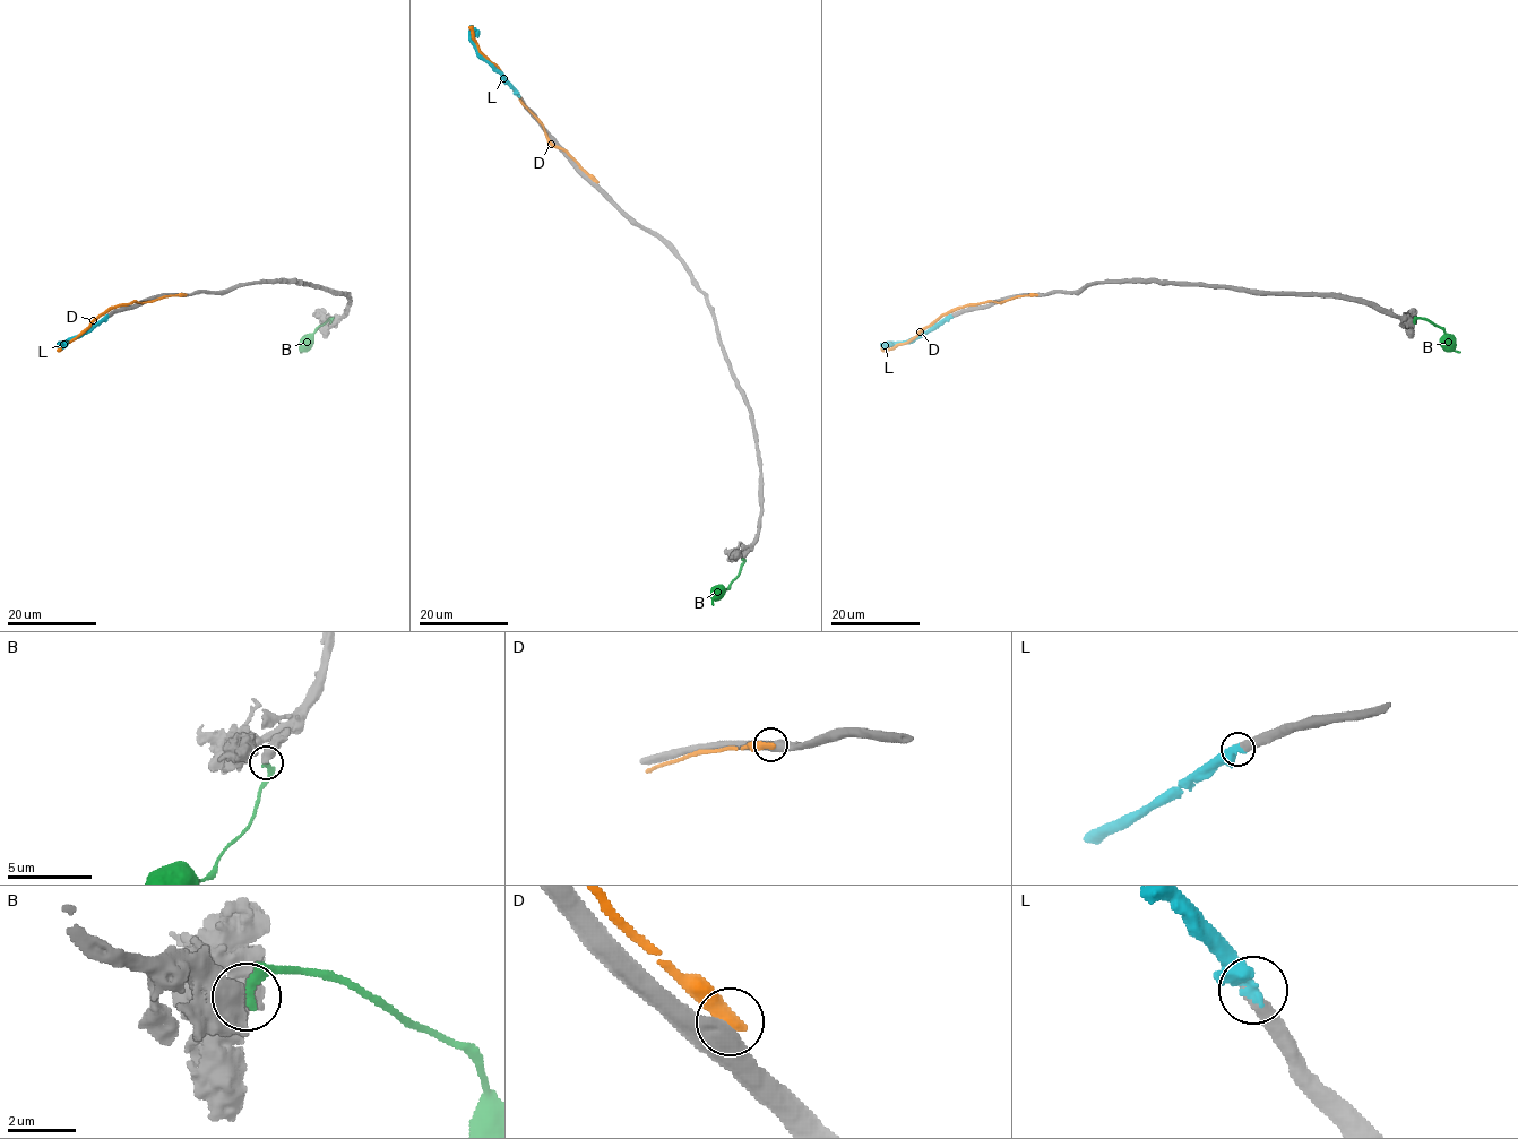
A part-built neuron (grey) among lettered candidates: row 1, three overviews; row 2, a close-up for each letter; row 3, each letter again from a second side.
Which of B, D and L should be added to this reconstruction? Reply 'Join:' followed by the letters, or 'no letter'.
Join: L

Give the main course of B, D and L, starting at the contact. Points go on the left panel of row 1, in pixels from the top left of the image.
B: (330, 321), (330, 318), (315, 330), (301, 352)
D: (184, 294), (113, 307), (61, 347)
L: (108, 317), (58, 346)

